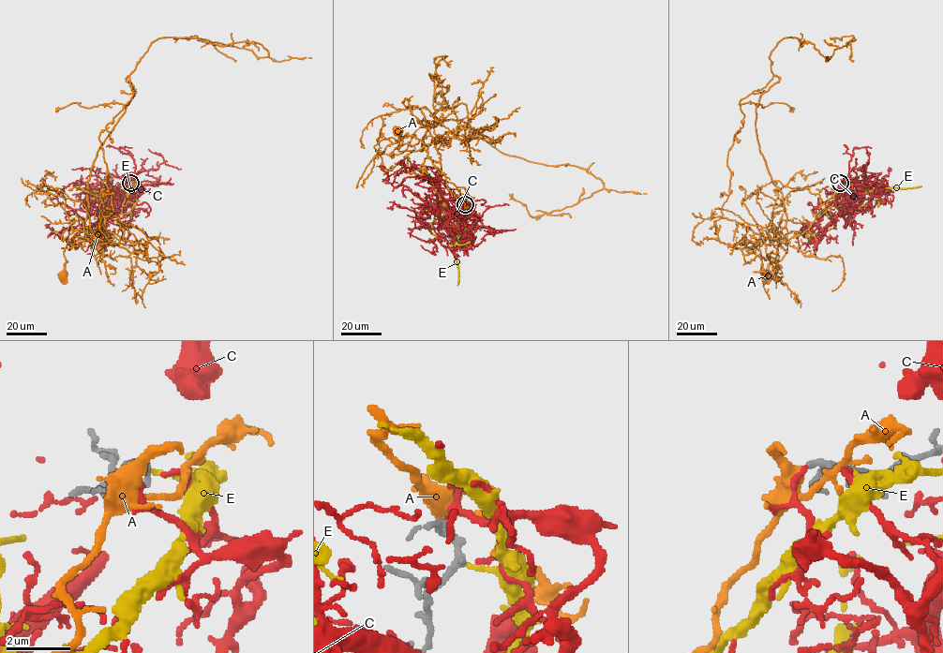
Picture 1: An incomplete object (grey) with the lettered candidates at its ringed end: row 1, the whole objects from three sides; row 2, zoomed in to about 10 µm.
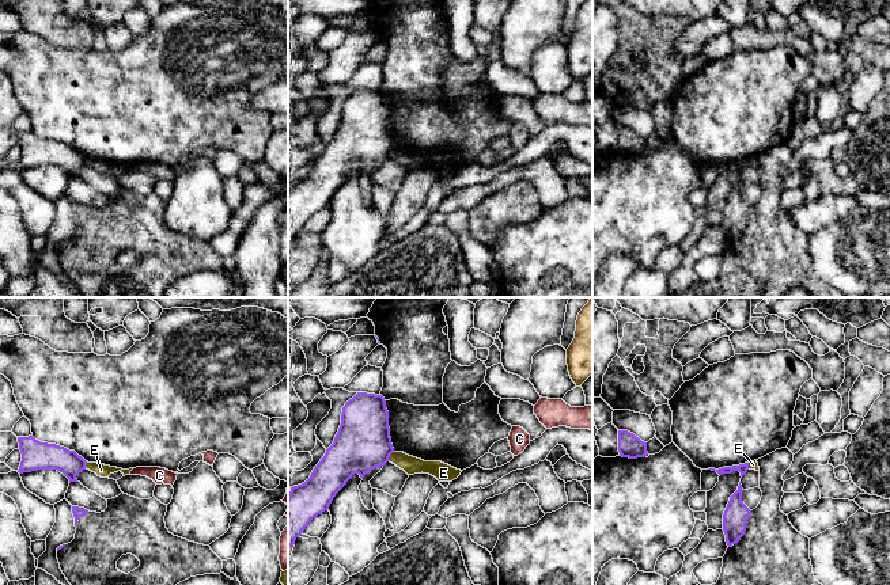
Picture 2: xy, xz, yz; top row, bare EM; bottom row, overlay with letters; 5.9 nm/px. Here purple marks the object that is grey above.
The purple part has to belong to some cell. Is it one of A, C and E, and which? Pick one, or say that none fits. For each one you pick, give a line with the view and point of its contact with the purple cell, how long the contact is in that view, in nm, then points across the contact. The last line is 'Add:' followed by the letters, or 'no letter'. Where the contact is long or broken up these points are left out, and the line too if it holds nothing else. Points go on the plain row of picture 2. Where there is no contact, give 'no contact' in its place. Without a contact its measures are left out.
C: no contact
Add: C

